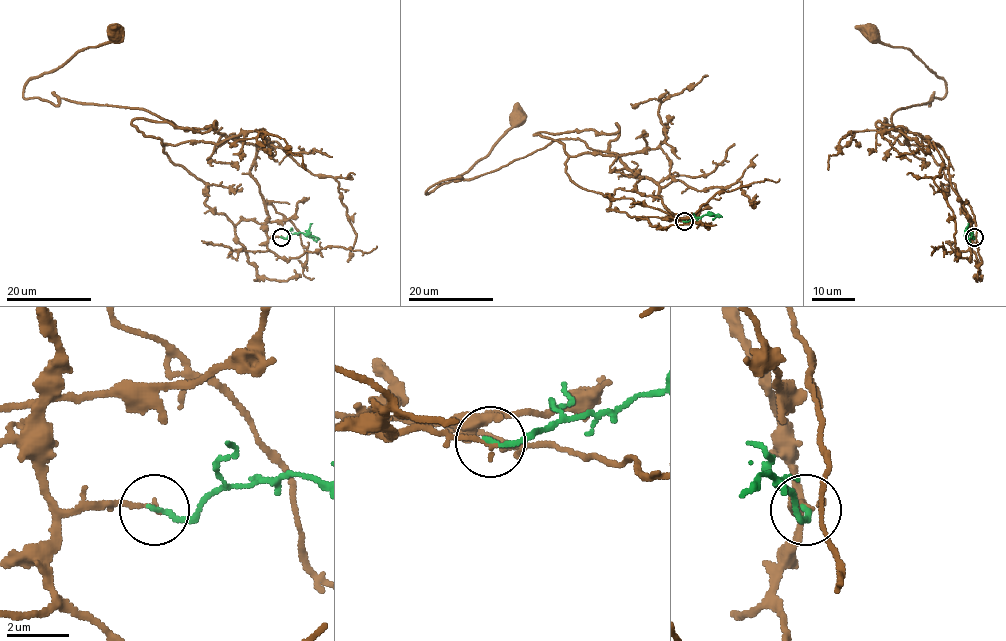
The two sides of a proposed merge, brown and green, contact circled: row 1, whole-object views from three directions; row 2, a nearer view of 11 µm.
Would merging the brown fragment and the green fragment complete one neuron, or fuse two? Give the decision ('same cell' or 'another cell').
same cell

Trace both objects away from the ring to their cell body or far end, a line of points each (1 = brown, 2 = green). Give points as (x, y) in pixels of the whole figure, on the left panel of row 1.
1: (281, 237), (266, 232), (250, 172), (256, 146), (138, 108), (26, 99), (29, 81), (114, 33)
2: (281, 237), (302, 232), (317, 238), (315, 240), (309, 235)

